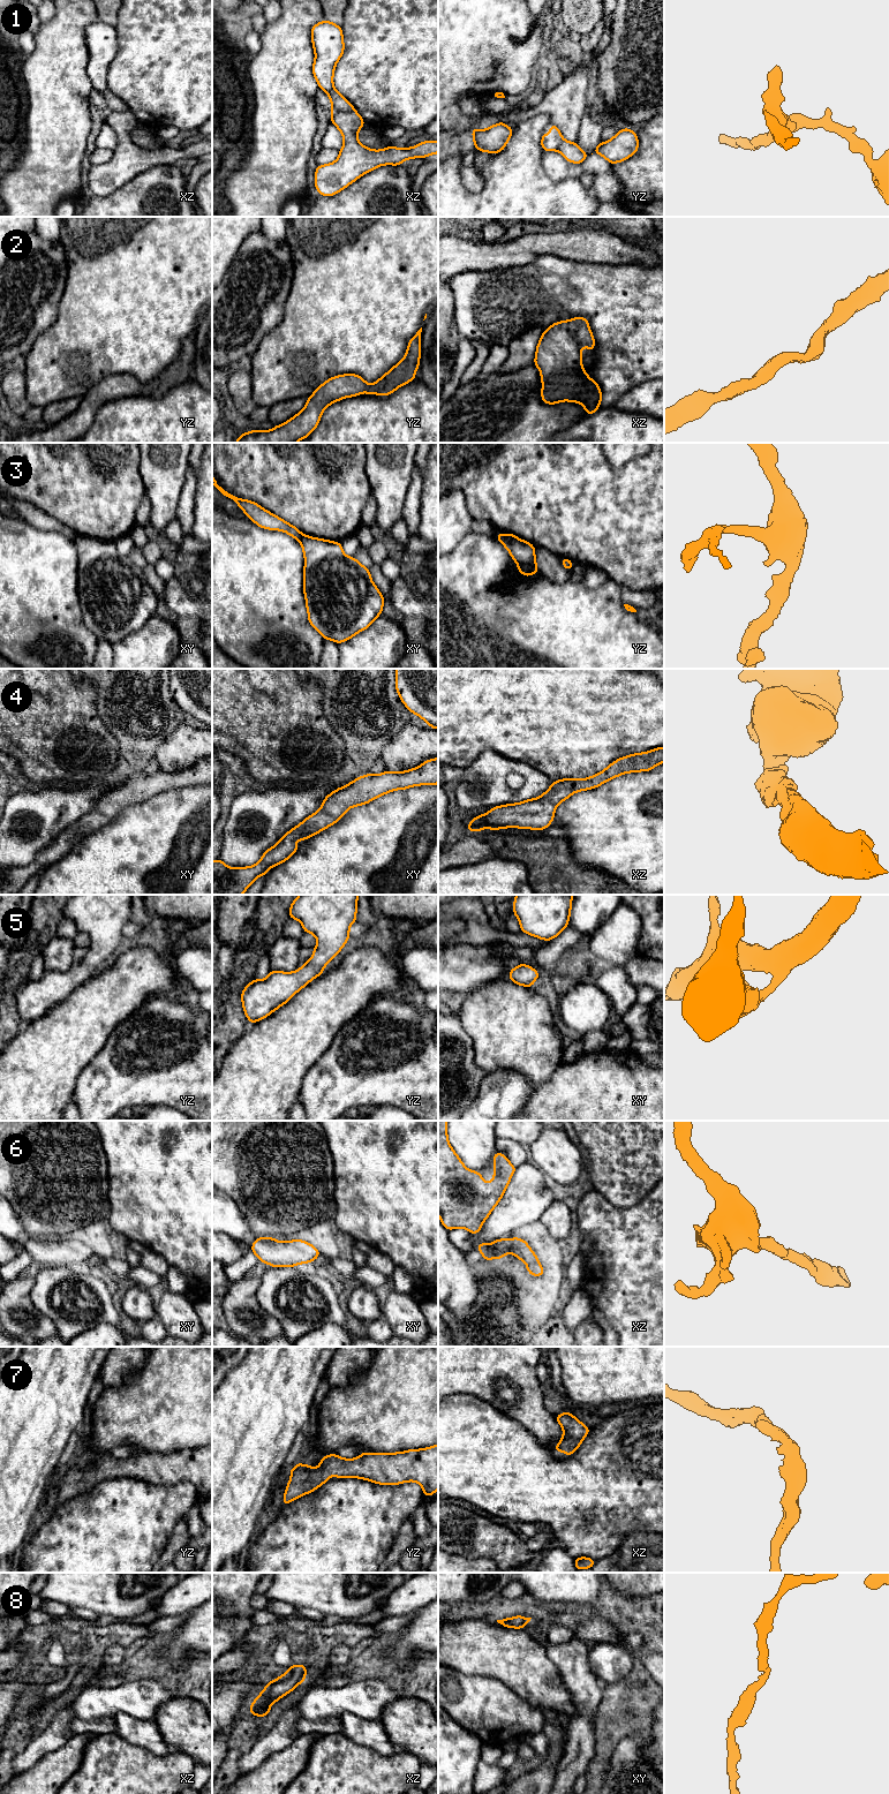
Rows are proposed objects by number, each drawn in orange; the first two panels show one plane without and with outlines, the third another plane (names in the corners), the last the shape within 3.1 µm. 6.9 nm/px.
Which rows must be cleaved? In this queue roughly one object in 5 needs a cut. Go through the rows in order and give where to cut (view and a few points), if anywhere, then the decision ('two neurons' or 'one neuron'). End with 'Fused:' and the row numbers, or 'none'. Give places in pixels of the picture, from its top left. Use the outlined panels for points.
1: xz (354, 110), (331, 113) | two neurons
2: no cut | one neuron
3: xy (302, 534), (298, 540) | two neurons
4: no cut | one neuron
5: no cut | one neuron
6: no cut | one neuron
7: no cut | one neuron
8: no cut | one neuron
Fused: 1, 3

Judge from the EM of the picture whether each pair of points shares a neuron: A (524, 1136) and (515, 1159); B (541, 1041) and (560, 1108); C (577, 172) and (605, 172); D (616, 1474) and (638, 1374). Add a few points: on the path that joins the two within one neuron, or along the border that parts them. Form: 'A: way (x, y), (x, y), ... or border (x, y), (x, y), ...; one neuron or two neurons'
A: border (497, 1137), (514, 1139), (522, 1145); two neurons
B: border (563, 1062), (535, 1088); two neurons
C: way (584, 168), (599, 168); one neuron
D: border (652, 1400), (637, 1403); two neurons

